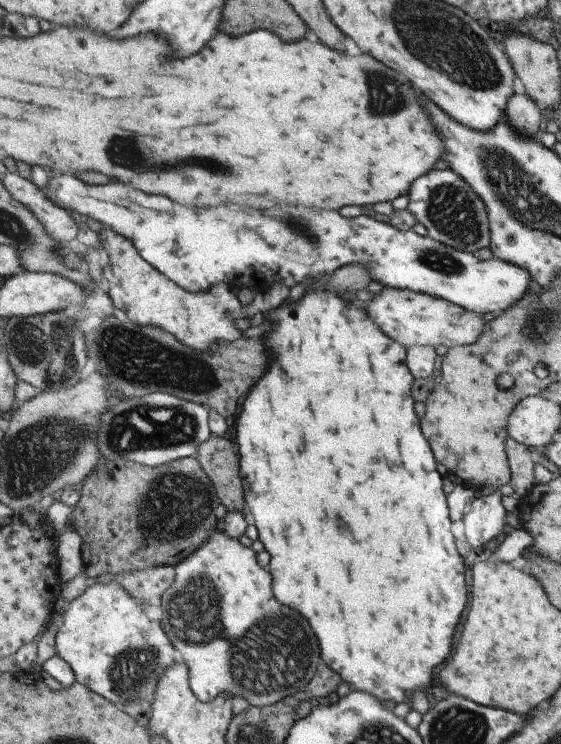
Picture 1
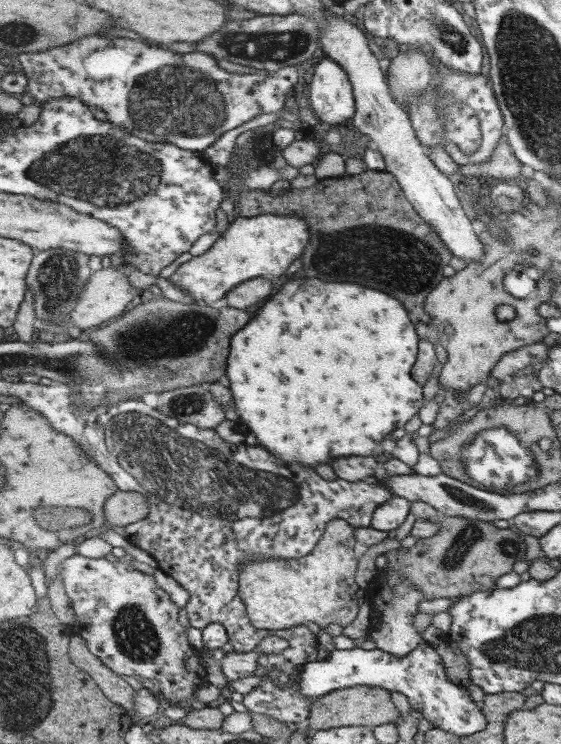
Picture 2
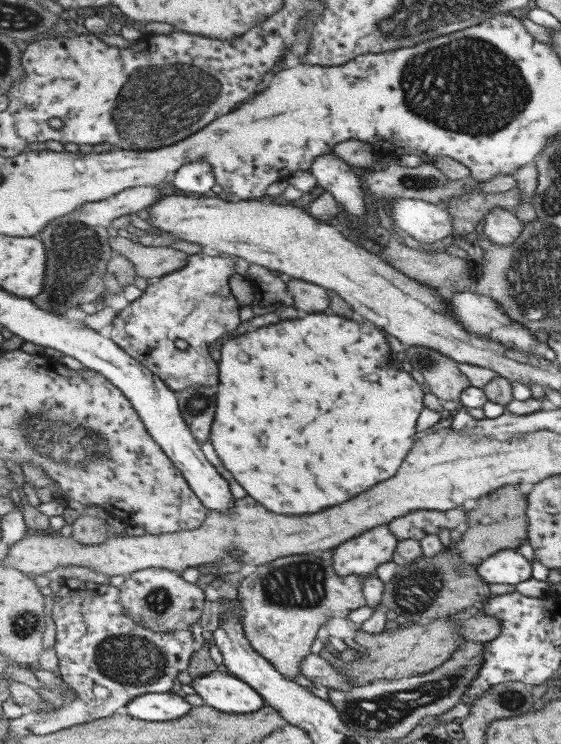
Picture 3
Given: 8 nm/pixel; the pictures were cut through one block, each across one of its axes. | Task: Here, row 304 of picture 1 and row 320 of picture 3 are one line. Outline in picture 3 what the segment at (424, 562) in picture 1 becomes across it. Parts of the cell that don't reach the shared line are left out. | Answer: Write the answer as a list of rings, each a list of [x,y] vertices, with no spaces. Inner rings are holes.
[[[309,314],[305,318],[297,320],[283,320],[279,324],[271,324],[265,328],[259,328],[255,332],[247,332],[241,338],[233,338],[225,342],[223,346],[223,360],[221,360],[221,382],[217,392],[217,416],[211,430],[211,442],[217,448],[217,454],[221,456],[225,468],[229,468],[235,476],[235,480],[263,506],[269,506],[269,510],[279,514],[313,514],[321,512],[327,506],[341,504],[345,500],[351,500],[370,490],[373,486],[394,477],[397,471],[404,465],[405,458],[413,449],[420,433],[417,424],[421,413],[425,408],[424,385],[420,380],[413,378],[409,372],[401,370],[401,361],[393,364],[393,350],[387,342],[387,336],[381,332],[378,326],[369,322],[355,322],[349,318],[337,316],[337,314]]]

